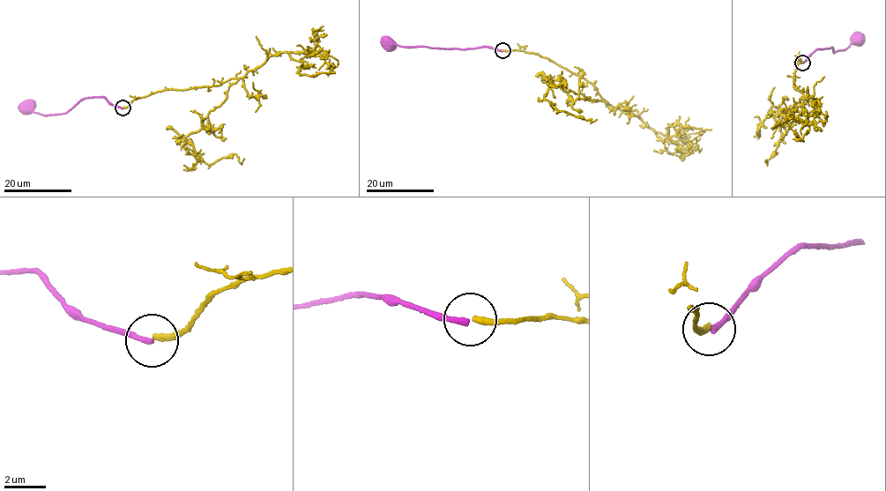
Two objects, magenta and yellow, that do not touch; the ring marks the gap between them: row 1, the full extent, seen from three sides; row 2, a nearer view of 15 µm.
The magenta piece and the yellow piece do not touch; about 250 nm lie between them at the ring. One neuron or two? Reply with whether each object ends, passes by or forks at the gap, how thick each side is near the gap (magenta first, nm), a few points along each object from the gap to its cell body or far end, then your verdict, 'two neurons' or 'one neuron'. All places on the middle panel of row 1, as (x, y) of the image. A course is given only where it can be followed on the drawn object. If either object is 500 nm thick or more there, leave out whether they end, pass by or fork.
magenta ends there; yellow ends there; 240 nm thick on the magenta side, 280 nm on the other; magenta runs (502, 50), (485, 47), (450, 49), (406, 47), (392, 43), (388, 45); yellow runs (502, 50), (532, 53), (590, 83), (608, 104), (554, 84), (544, 97), (558, 110), (596, 119); two neurons

